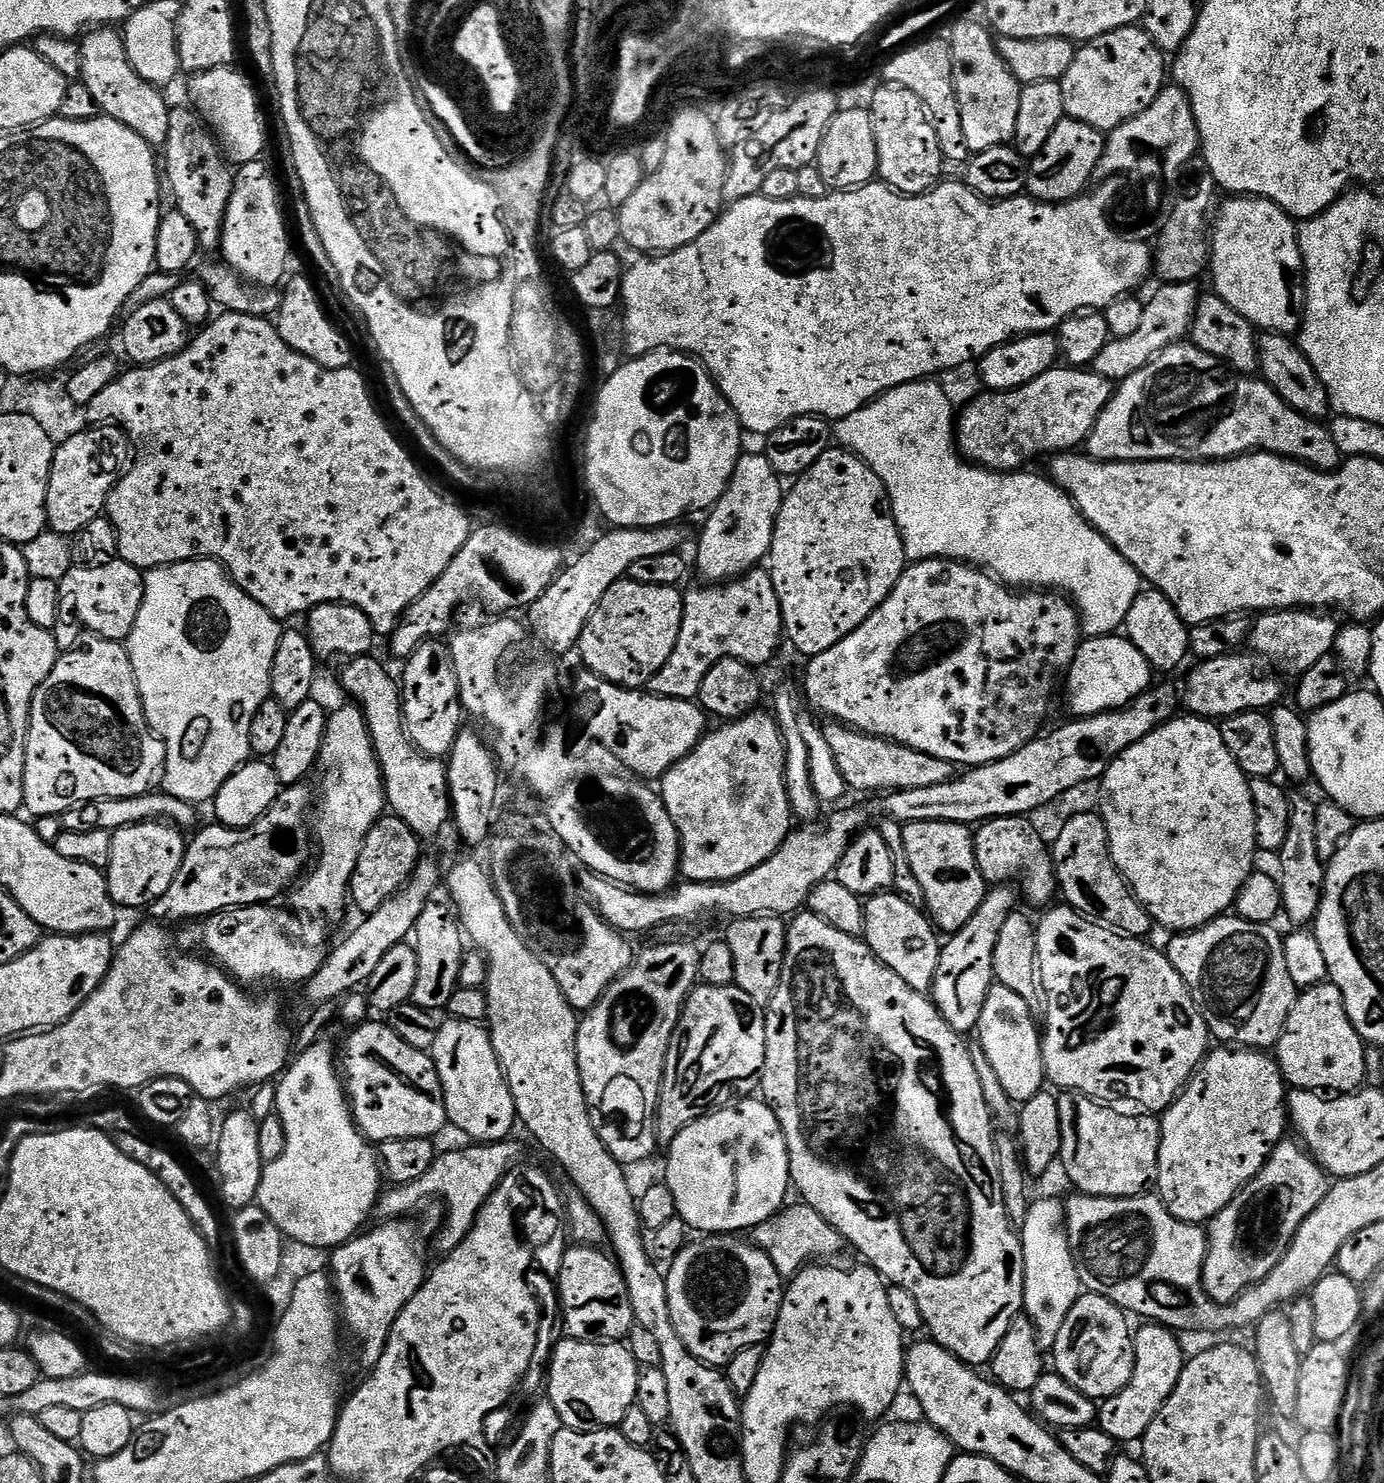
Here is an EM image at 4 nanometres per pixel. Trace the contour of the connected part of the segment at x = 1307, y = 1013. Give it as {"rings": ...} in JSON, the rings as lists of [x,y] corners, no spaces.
{"rings":[[[1325,982],[1297,995],[1290,1018],[1286,1018],[1280,1040],[1274,1046],[1274,1059],[1285,1085],[1321,1094],[1347,1094],[1365,1083],[1365,1047],[1346,1014],[1338,986]]]}

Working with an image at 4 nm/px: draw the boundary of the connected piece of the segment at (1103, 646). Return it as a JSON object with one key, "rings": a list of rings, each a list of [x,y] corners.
{"rings":[[[1124,634],[1093,636],[1085,639],[1066,673],[1068,708],[1073,717],[1097,716],[1125,708],[1154,683],[1154,671],[1134,644]]]}

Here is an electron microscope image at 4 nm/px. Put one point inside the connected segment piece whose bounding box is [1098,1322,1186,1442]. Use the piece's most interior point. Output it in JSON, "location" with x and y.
{"location":[1159,1358]}

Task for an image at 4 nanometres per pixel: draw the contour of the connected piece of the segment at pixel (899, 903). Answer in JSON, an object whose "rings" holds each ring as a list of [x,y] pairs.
{"rings":[[[896,891],[877,892],[867,897],[864,906],[864,943],[887,968],[902,978],[902,982],[906,982],[906,986],[916,992],[931,993],[935,972],[940,965],[942,940],[939,938],[931,919]]]}

